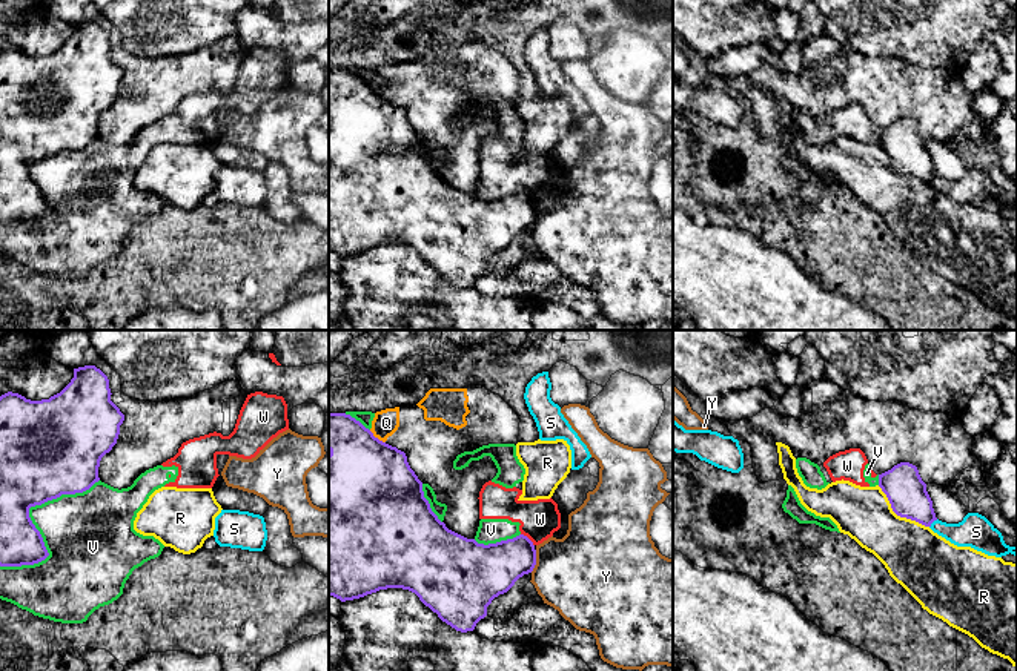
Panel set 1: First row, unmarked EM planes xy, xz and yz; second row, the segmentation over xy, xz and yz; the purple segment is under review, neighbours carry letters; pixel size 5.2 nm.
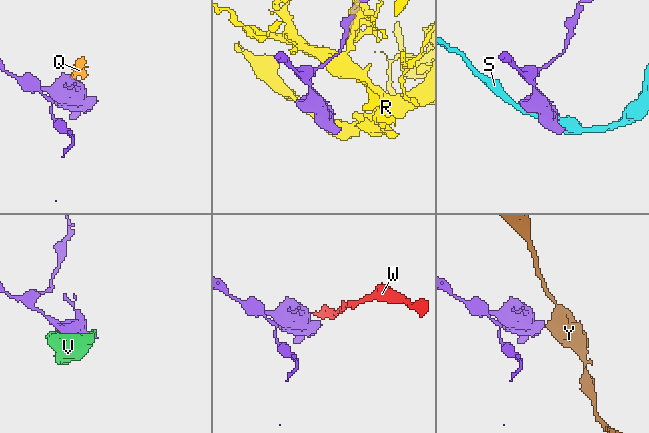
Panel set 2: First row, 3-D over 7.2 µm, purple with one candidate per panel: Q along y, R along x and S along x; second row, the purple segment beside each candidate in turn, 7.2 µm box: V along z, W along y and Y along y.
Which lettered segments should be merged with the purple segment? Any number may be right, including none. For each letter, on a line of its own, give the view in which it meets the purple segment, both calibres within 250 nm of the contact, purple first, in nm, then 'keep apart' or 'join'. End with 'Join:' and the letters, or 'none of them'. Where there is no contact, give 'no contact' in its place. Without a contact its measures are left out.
Q: contact in xz; calibres 480 and 140 nm; keep apart
R: contact in yz; calibres 200 and 320 nm; keep apart
S: contact in yz; calibres 200 and 170 nm; keep apart
V: contact in xy; calibres 340 and 380 nm; keep apart
W: contact in xz; calibres 260 and 200 nm; keep apart
Y: contact in xz; calibres 280 and 420 nm; keep apart
Join: none of them

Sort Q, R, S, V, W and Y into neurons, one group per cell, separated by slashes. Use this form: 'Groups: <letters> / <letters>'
Groups: Q / R / S / V W / Y

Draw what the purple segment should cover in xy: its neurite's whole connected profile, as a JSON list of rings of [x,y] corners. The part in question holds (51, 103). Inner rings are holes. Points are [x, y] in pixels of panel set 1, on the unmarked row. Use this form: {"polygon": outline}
{"polygon": [[[84,21],[74,25],[71,38],[49,55],[31,57],[12,48],[0,52],[0,223],[34,221],[49,212],[29,174],[31,163],[61,150],[83,149],[100,137],[100,117],[117,100],[124,77],[111,51],[108,32],[95,21]]]}

